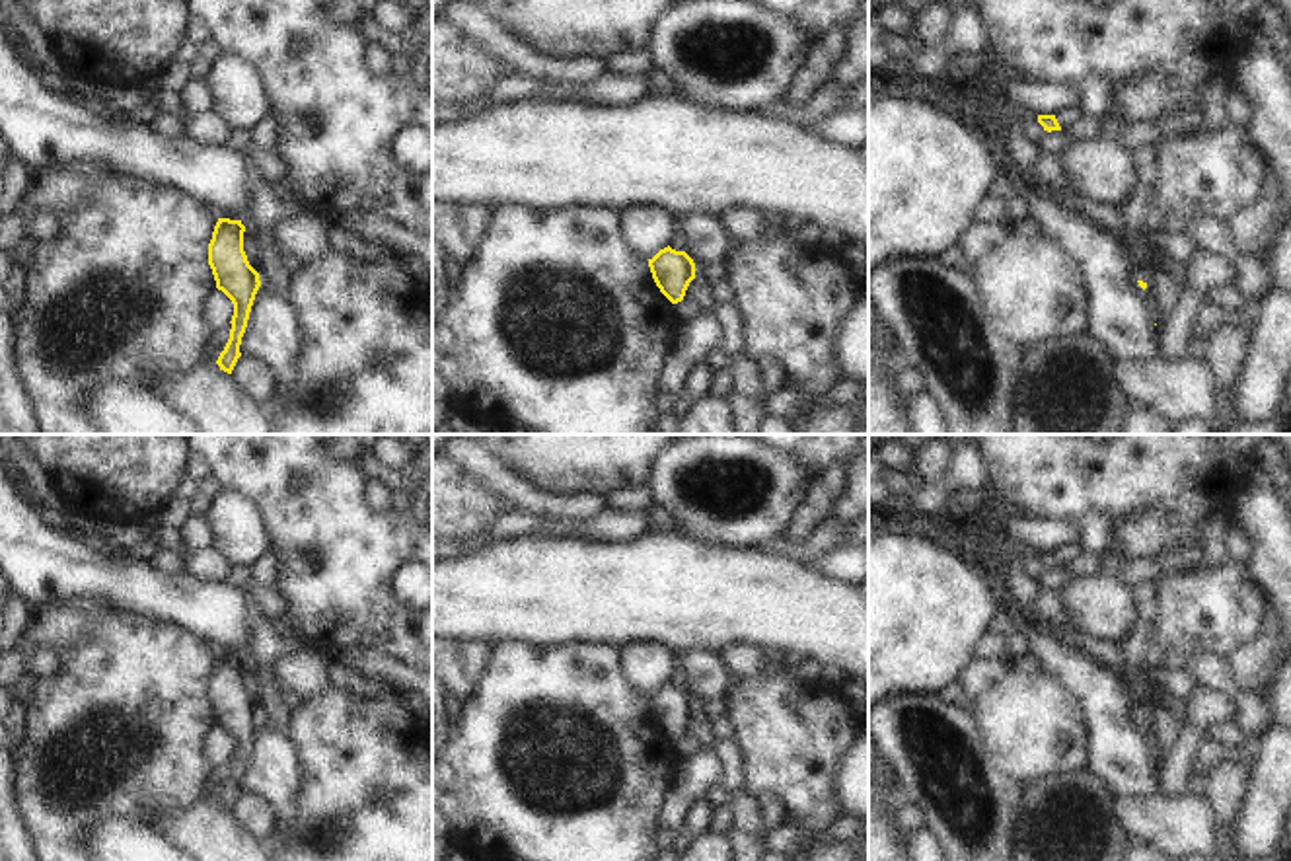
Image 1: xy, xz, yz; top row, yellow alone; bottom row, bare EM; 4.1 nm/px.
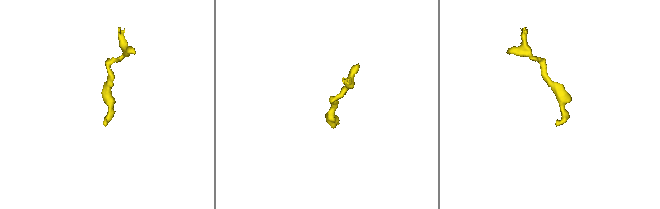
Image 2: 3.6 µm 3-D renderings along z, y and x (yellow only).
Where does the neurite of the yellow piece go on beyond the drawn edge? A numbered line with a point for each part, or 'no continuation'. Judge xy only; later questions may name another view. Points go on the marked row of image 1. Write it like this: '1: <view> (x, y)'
no continuation.

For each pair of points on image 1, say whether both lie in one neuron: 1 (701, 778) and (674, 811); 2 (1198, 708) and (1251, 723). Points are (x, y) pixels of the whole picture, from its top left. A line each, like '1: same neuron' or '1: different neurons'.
1: same neuron
2: different neurons

